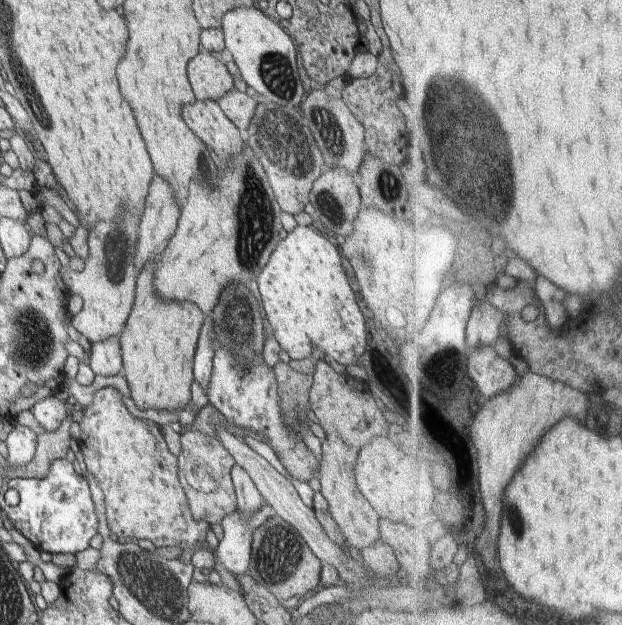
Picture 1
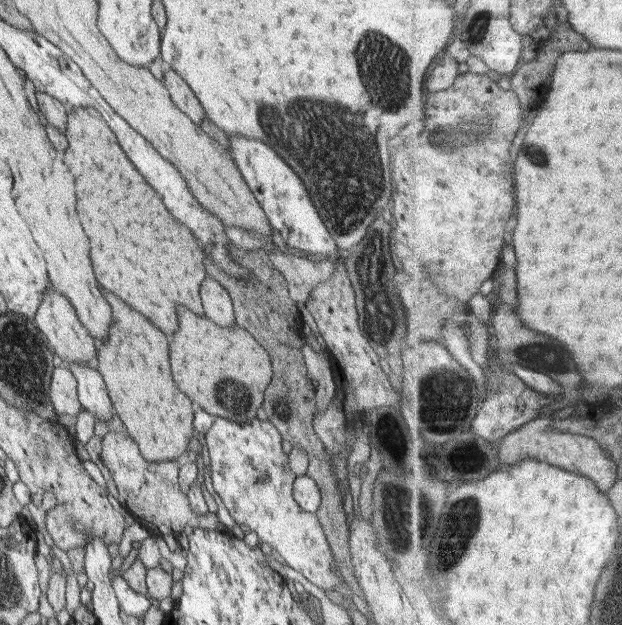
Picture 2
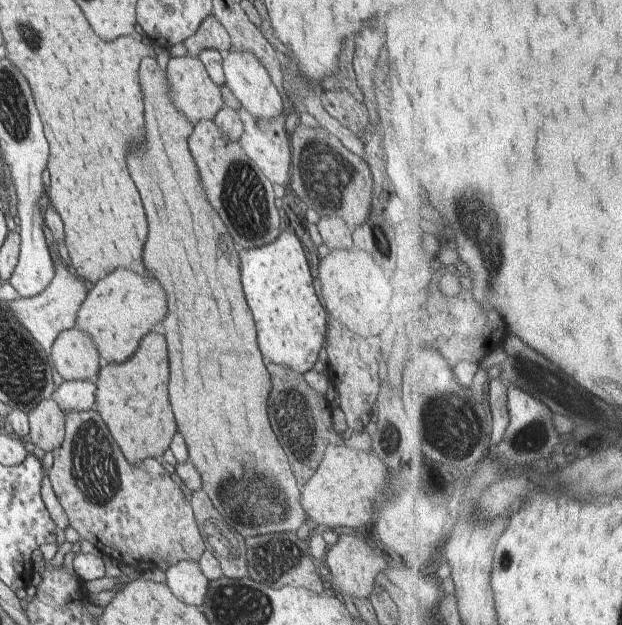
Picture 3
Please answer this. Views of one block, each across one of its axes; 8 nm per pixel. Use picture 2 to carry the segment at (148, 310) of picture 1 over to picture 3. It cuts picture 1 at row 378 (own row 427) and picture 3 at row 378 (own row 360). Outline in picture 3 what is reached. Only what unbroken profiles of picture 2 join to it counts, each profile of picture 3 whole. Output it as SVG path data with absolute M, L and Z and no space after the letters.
M150 332L142 338L136 354L122 364L101 364L96 380L95 408L104 418L110 434L126 462L136 468L144 458L161 459L177 432L168 400L168 352L162 334Z

